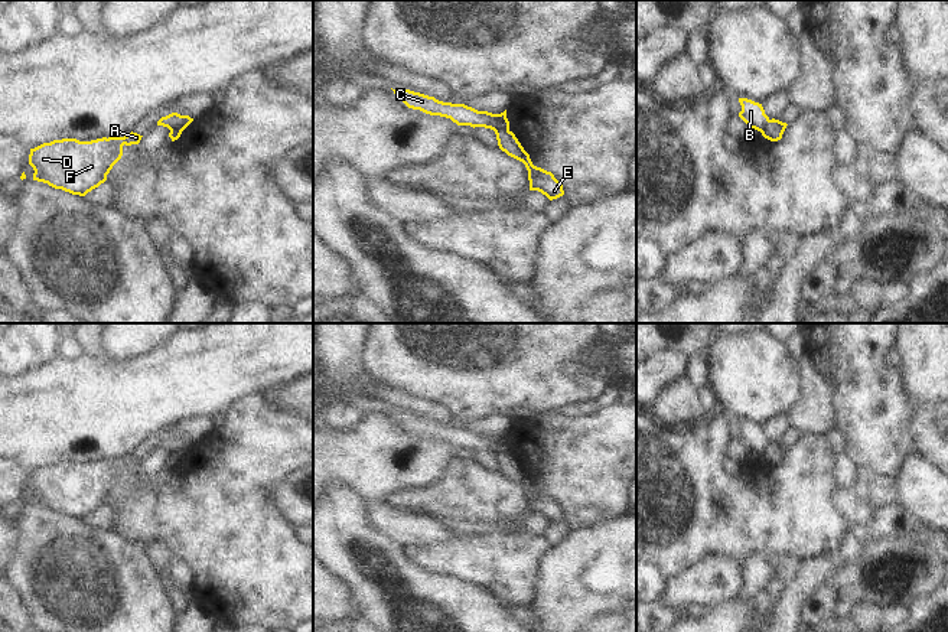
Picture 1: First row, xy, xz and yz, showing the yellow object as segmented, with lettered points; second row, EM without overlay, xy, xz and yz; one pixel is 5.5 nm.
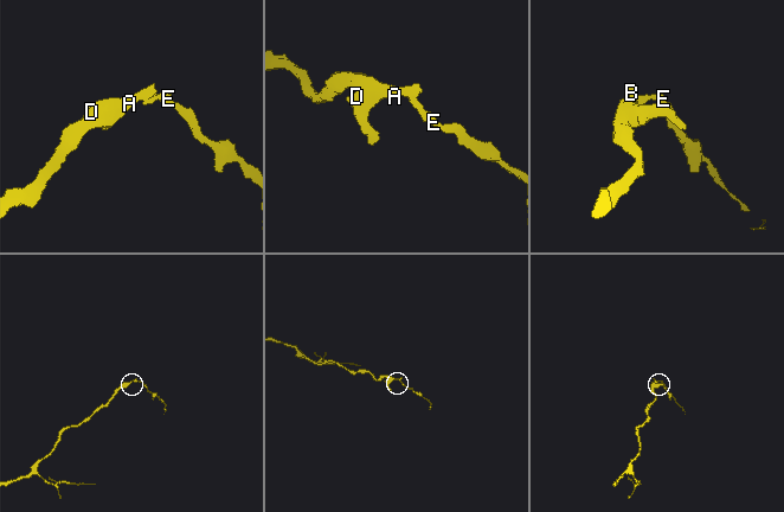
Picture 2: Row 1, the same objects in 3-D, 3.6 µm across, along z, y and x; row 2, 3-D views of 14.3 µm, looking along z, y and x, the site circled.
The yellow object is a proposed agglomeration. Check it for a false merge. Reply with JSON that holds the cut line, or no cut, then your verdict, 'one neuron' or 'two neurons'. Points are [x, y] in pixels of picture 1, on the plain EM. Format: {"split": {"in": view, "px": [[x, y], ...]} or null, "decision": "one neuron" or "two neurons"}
{"split": {"in": "xy", "px": [[185, 450], [173, 450], [170, 453]]}, "decision": "two neurons"}

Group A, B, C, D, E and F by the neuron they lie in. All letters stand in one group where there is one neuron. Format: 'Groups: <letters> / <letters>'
Groups: A B C D F / E

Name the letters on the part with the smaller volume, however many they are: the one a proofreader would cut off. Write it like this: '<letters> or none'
E

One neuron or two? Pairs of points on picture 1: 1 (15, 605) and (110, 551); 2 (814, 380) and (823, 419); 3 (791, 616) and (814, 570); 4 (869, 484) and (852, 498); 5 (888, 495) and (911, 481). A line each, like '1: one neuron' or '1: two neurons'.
1: two neurons
2: one neuron
3: one neuron
4: two neurons
5: two neurons

